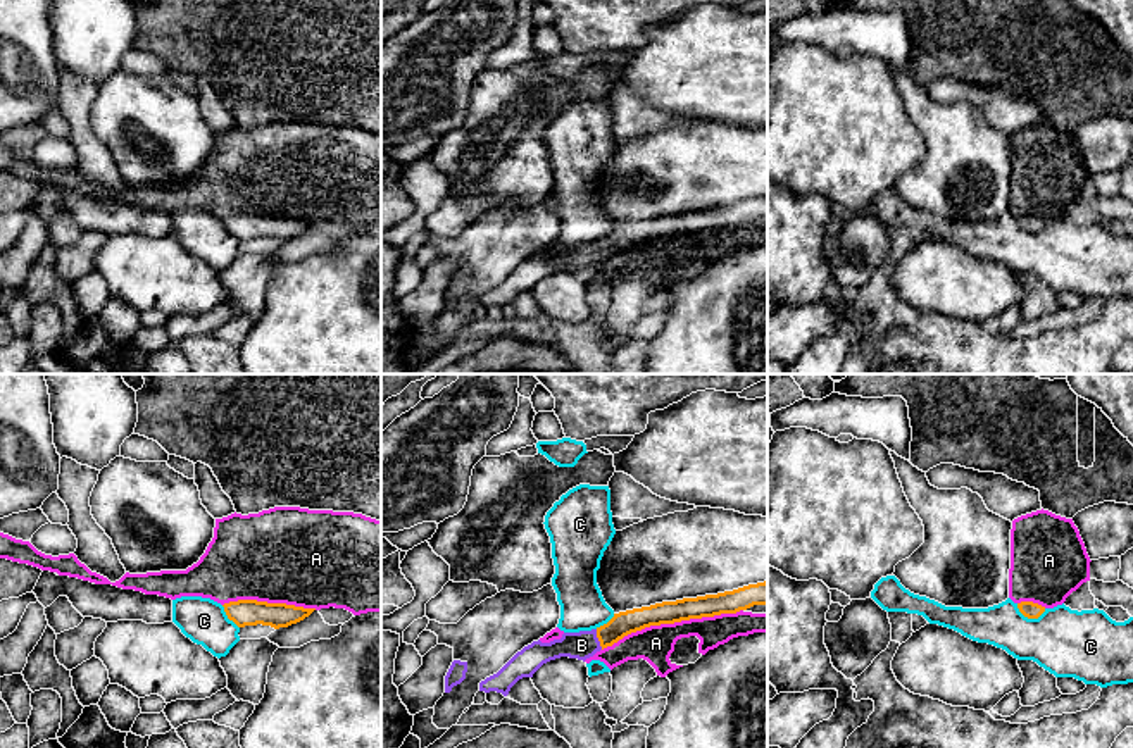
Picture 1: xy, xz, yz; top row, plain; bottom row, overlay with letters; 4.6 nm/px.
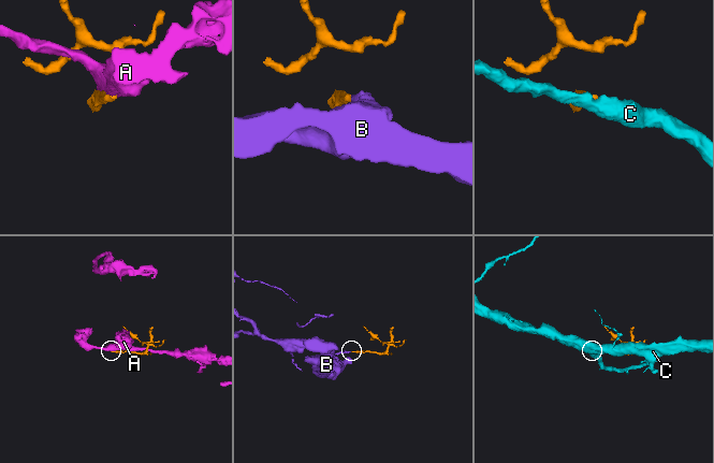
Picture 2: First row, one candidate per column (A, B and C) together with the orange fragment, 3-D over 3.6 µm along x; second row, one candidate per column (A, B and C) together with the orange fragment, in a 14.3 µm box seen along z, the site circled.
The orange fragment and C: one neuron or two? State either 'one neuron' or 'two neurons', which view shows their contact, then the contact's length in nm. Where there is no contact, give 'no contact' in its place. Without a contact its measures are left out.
two neurons; contact in yz; length 150 nm

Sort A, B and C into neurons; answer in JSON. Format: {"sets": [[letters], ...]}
{"sets": [["A"], ["B"], ["C"]]}

